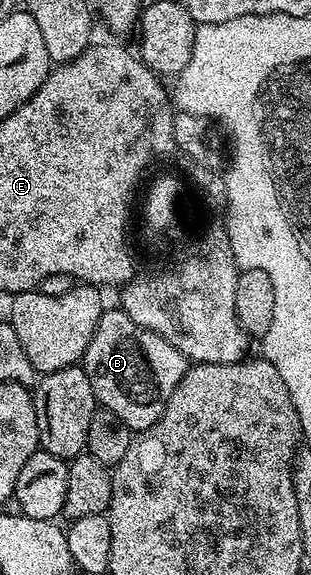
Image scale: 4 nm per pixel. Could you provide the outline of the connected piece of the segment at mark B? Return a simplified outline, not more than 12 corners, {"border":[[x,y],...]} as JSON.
{"border":[[105,309],[83,368],[129,430],[159,421],[187,360]]}

